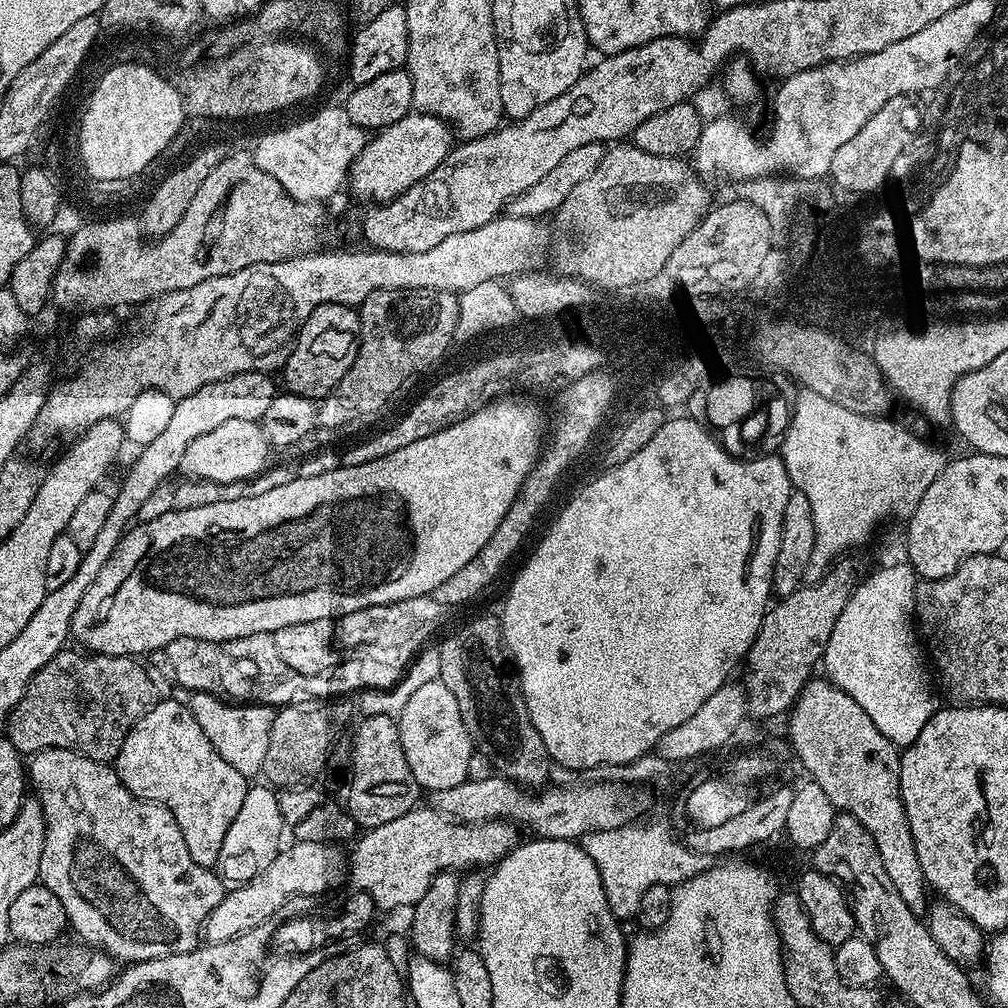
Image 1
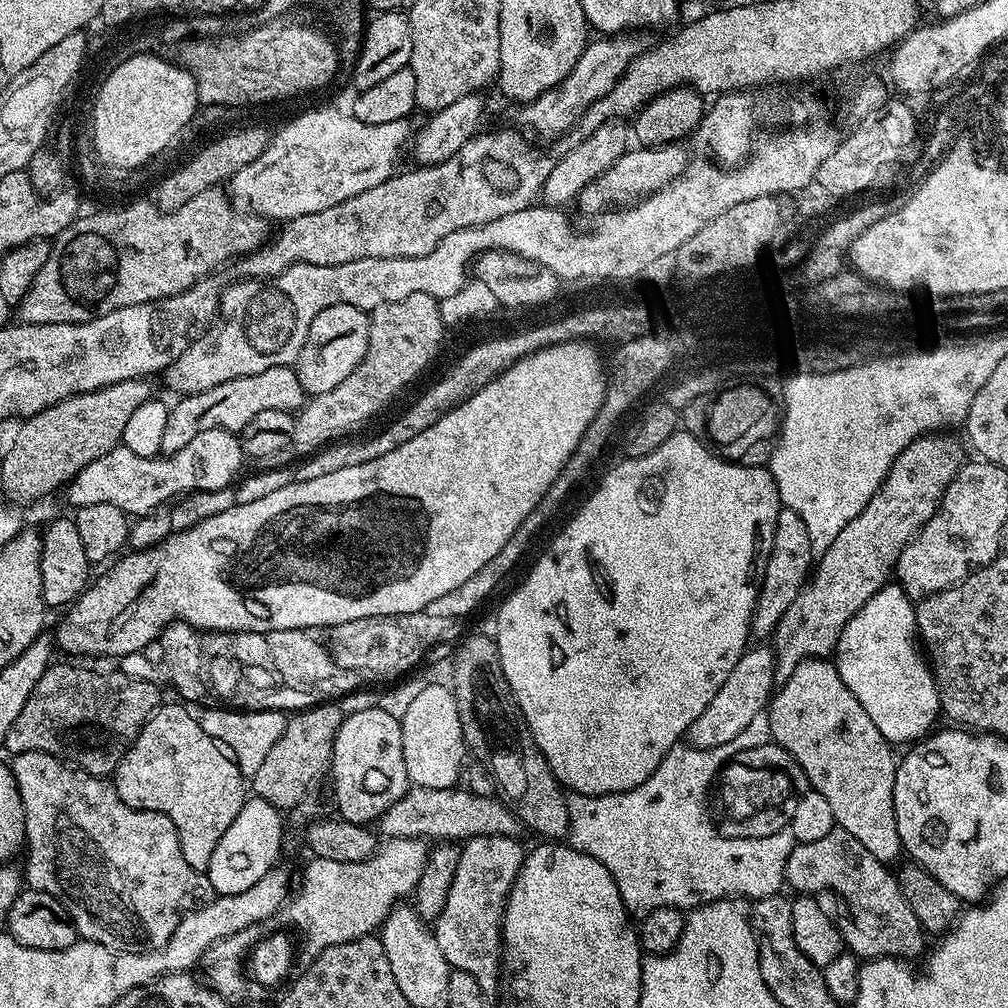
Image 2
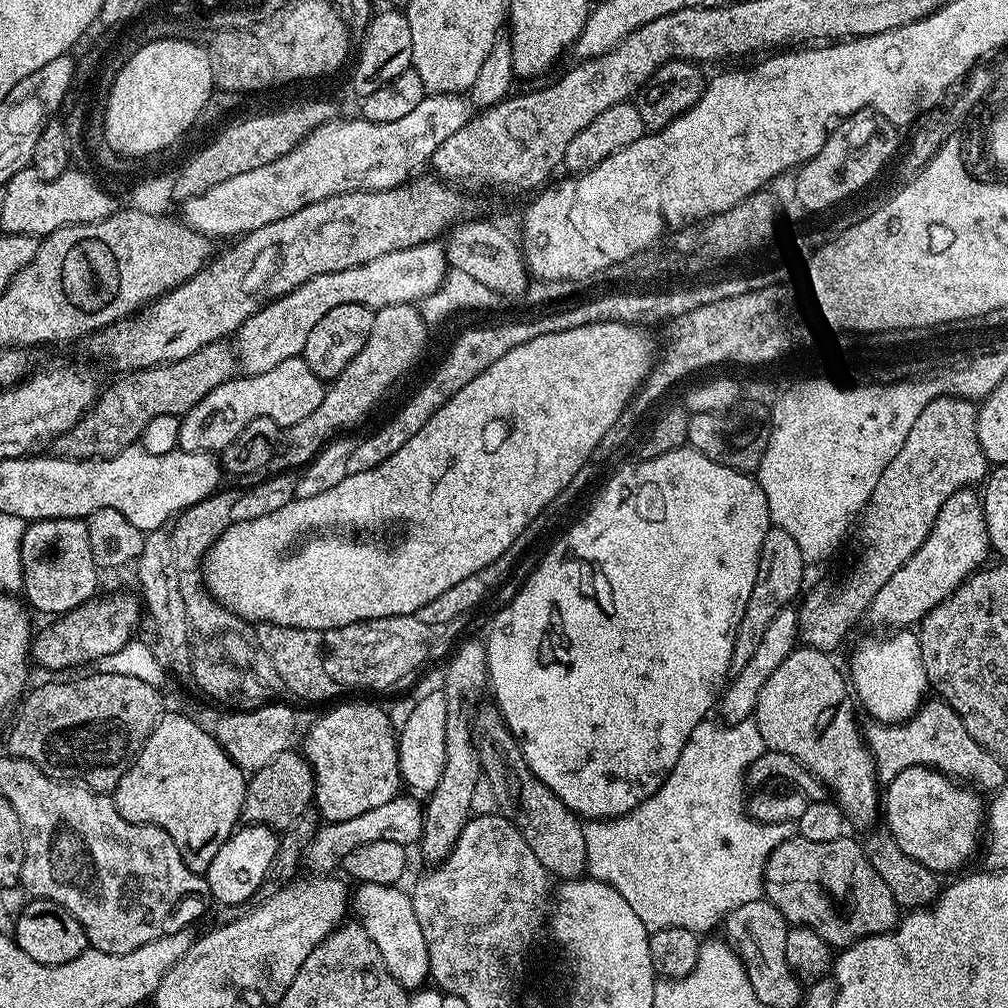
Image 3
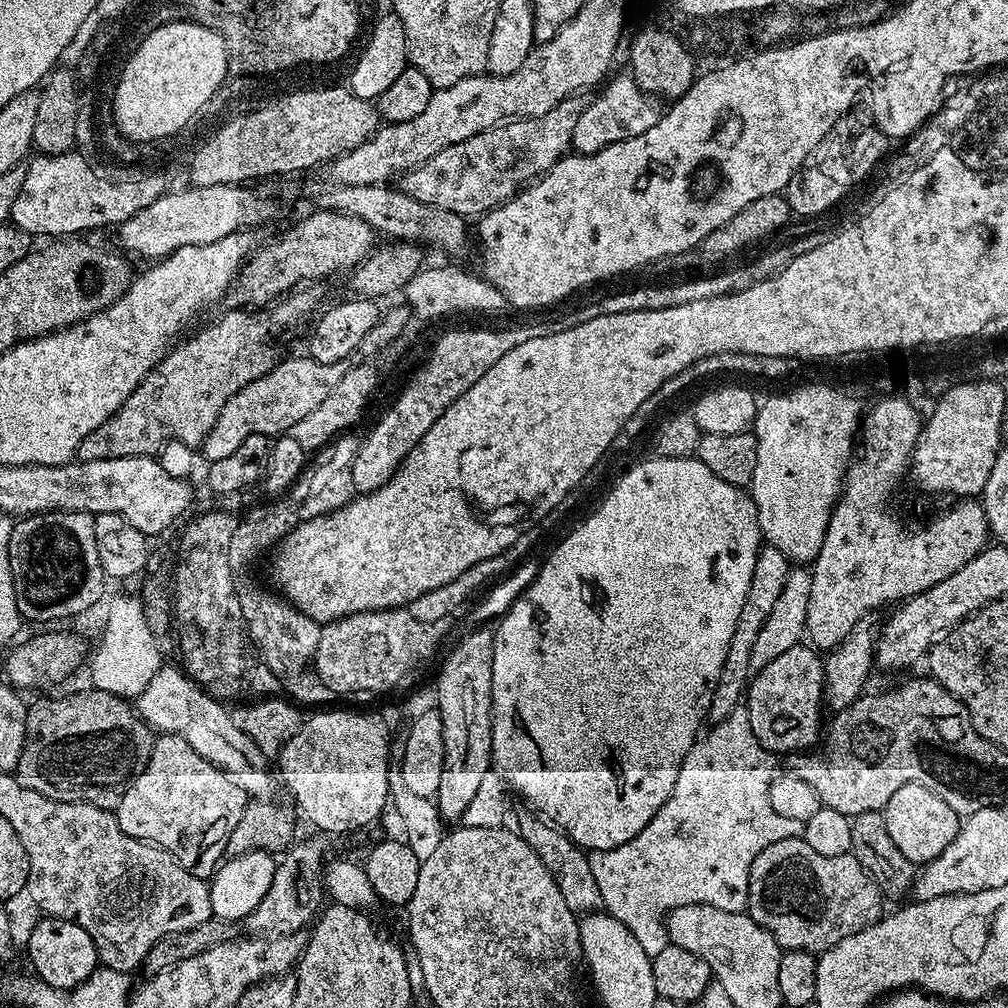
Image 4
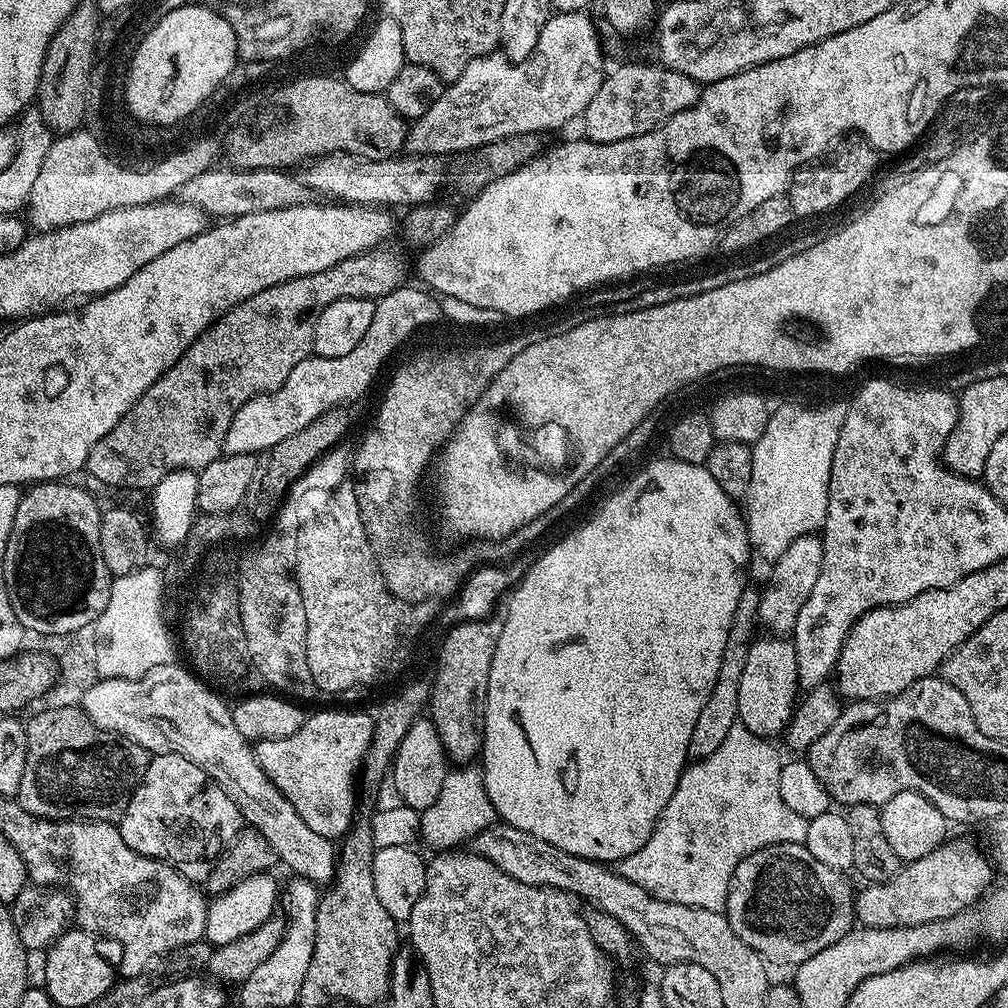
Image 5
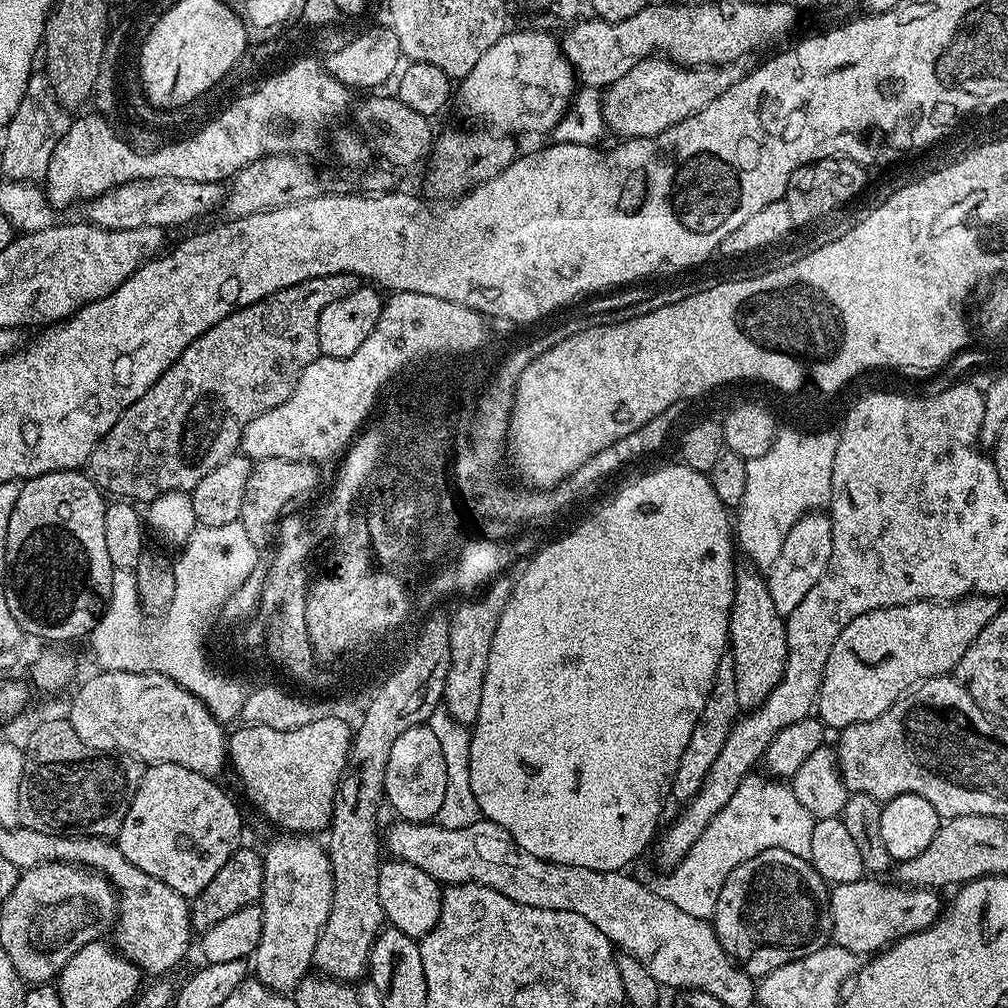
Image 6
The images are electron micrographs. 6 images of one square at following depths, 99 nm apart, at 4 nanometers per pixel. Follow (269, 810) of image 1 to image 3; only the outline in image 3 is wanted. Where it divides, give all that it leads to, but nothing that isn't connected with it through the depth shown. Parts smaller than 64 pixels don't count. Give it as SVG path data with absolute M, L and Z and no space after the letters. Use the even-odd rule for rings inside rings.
M249 824L237 827L214 854L214 862L210 862L206 879L212 891L213 901L220 906L244 906L249 903L255 890L262 886L263 880L271 870L271 862L275 858L278 836L265 824Z

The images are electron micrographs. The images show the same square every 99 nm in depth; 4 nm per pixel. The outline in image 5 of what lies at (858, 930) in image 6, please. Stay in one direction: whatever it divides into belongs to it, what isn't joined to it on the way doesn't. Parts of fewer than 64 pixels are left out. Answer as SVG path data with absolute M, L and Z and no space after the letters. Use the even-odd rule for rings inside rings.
M945 842L917 860L907 861L900 871L884 878L881 884L872 884L855 893L856 920L866 928L905 928L922 926L926 922L938 922L954 918L954 914L979 905L982 897L993 887L994 865L983 851L972 844Z

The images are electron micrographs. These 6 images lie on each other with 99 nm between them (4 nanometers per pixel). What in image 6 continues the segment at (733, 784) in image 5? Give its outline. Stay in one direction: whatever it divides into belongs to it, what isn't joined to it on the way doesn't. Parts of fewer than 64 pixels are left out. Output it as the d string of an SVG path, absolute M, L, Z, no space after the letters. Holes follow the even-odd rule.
M750 774L740 781L738 790L734 790L730 802L726 802L726 806L722 806L722 810L714 814L710 826L706 826L706 830L698 838L698 842L694 842L688 855L677 862L669 871L672 872L669 876L662 877L654 884L654 891L662 898L666 898L666 902L674 902L678 910L686 910L686 914L699 920L711 921L716 915L718 894L722 894L722 886L726 878L730 878L730 870L734 870L734 866L754 858L754 854L762 854L762 850L790 850L790 854L805 858L810 854L810 838L814 835L816 817L810 814L810 810L806 810L806 806L802 806L802 802L798 802L798 798L794 798L787 783L764 774L756 775Z

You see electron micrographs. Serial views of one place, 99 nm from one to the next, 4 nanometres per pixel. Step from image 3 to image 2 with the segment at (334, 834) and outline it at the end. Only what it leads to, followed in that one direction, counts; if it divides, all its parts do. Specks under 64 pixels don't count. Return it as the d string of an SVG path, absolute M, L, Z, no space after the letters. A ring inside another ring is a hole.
M412 786L405 796L394 802L394 806L382 813L378 821L378 832L384 838L419 840L433 836L436 842L463 842L469 836L519 837L522 825L515 812L496 796L479 796L464 786L442 790Z

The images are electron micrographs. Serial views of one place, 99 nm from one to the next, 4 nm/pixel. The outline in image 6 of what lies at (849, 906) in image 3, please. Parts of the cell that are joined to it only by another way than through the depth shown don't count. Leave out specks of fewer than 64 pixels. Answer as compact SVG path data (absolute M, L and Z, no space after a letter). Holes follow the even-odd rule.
M762 850L762 854L754 854L754 858L750 858L746 862L742 862L738 866L734 866L734 870L730 870L730 878L726 878L726 882L722 886L722 894L718 894L718 906L716 907L716 915L714 917L714 927L716 936L722 942L724 951L753 978L763 978L768 973L778 970L782 966L786 966L790 962L794 962L798 958L806 958L806 954L814 954L814 950L822 950L830 942L832 934L832 919L830 918L830 910L828 909L828 893L829 885L818 874L818 870L814 870L811 860L790 854L790 850Z

